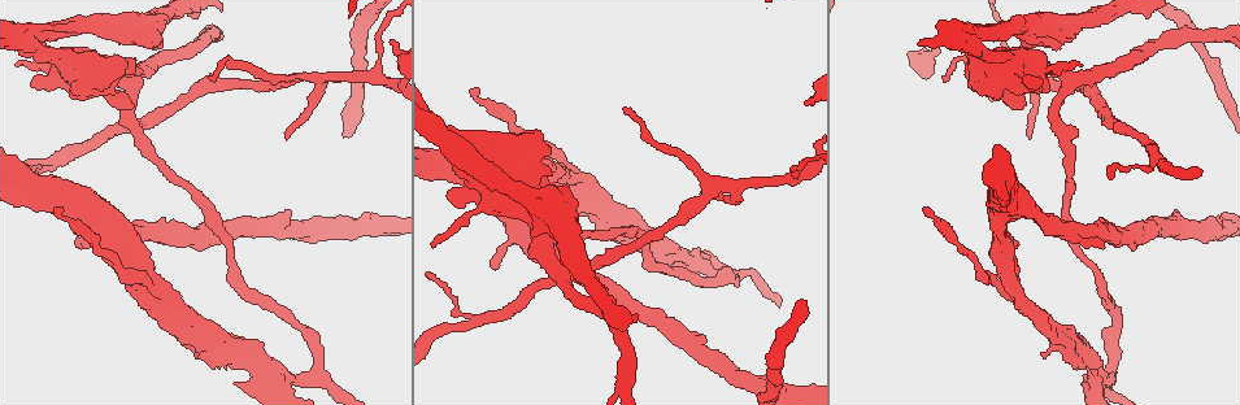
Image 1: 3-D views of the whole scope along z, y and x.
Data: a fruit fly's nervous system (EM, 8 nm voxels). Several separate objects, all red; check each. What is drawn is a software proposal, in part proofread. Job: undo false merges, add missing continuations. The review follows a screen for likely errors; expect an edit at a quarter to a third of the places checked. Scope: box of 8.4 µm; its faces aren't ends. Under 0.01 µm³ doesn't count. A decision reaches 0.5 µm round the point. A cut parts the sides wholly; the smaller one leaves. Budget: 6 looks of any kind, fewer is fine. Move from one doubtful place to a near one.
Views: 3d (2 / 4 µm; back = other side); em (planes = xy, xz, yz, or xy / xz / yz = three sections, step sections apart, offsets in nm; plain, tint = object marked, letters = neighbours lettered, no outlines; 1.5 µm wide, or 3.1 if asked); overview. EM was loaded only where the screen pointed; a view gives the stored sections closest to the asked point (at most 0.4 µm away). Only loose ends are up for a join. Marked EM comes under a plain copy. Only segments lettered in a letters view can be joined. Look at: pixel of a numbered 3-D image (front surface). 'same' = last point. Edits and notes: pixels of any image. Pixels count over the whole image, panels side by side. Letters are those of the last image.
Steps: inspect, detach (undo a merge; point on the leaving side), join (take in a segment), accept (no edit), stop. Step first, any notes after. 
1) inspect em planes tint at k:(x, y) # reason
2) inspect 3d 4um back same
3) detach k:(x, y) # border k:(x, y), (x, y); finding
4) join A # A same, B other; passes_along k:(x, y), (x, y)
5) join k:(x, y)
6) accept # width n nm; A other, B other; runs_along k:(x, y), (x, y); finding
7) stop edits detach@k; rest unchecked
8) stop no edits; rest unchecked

inspect 3d 2um at 1:(592, 178) # branch stops here

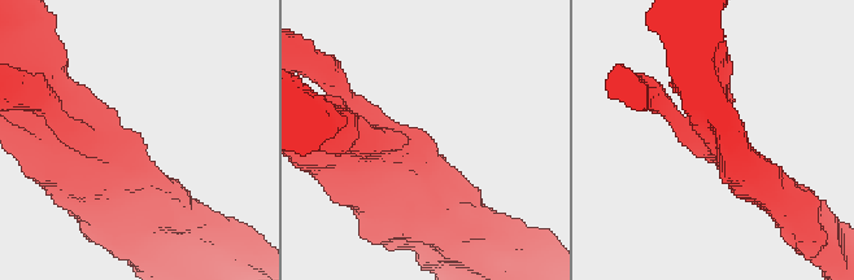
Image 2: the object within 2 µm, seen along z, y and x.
inspect em xy step 8 letters at 2:(130, 130) # shape alone is not enough

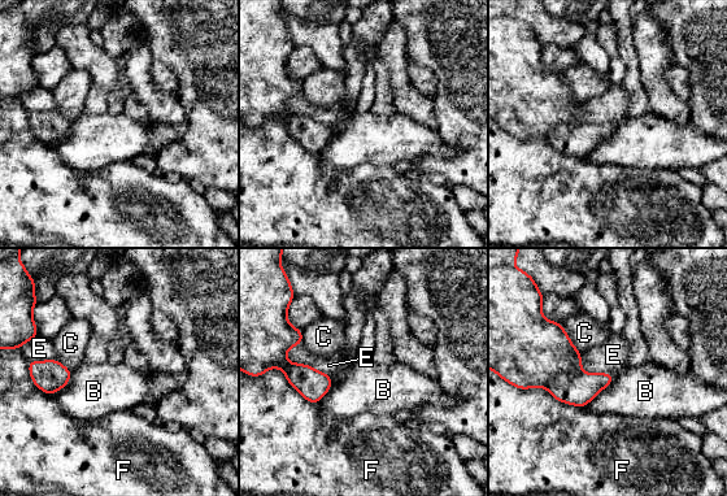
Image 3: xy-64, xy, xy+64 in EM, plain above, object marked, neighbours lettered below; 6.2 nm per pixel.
inspect em planes letters same # another direction

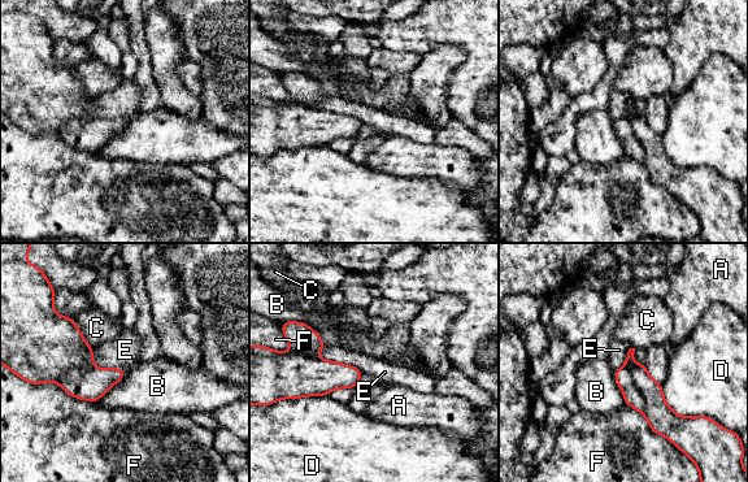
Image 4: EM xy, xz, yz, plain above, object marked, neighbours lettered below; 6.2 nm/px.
detach 4:(633, 396) # longest_contact F 380 nm; A other, B other, C other, D other, E other, F other; border 4:(625, 365), (643, 398), (643, 412); two neurons meet here

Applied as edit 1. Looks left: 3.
inspect overview

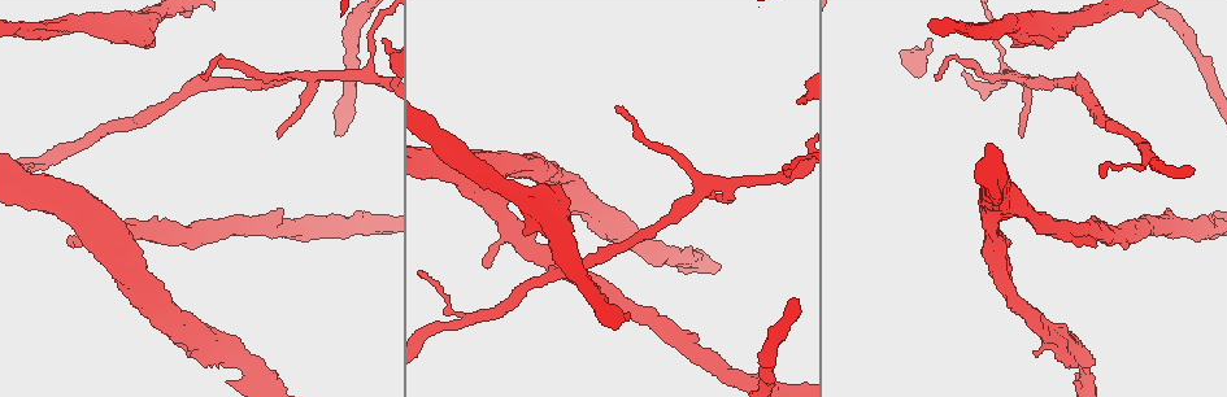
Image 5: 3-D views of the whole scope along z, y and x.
inspect 3d 4um at 5:(281, 136) # an open end

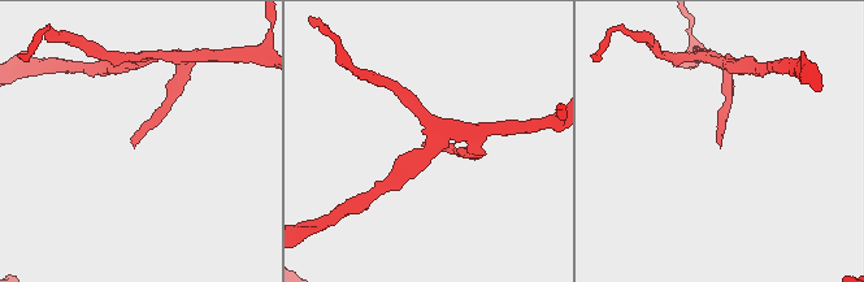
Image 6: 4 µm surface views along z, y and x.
inspect em planes letters at 6:(423, 146) # now the EM

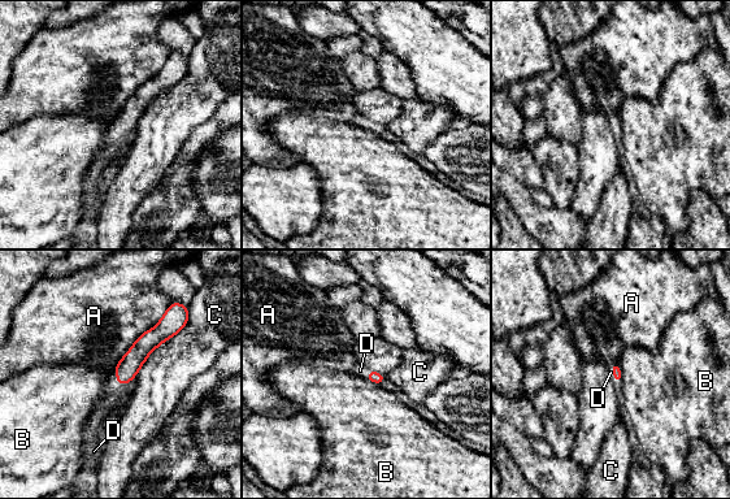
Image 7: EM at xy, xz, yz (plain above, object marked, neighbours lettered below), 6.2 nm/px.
join D # longest_contact A 550 nm; A other, B other, C other, D same; the neuron continues

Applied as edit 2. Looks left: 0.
stop edits detach@4, join@7; rest unchecked

